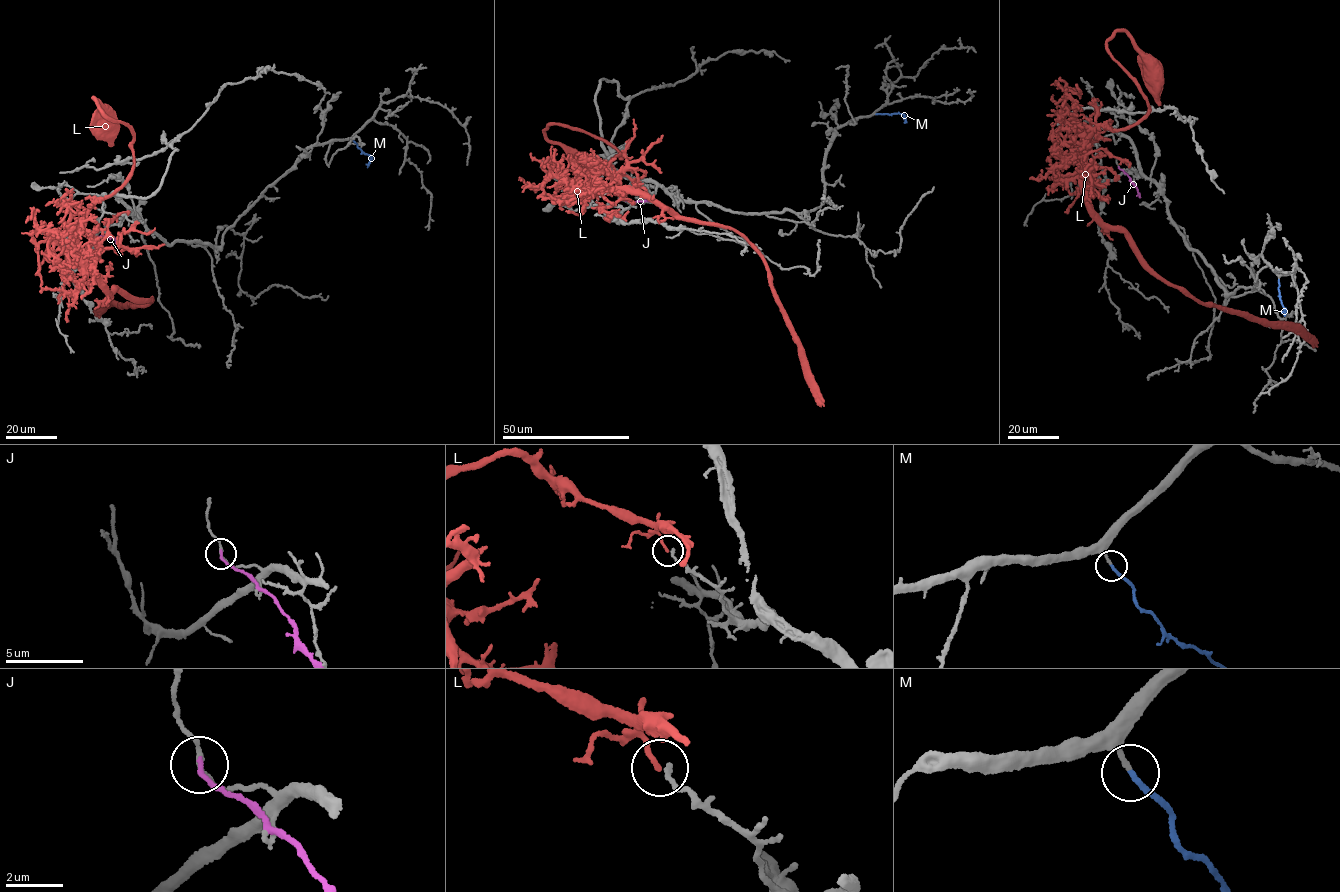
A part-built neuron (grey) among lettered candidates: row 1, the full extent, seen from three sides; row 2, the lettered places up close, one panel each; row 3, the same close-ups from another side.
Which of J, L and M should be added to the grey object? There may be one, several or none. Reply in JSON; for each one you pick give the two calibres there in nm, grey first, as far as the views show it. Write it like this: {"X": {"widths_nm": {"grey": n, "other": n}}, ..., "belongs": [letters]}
{"M": {"widths_nm": {"grey": 150, "other": 160}}, "belongs": ["M"]}

